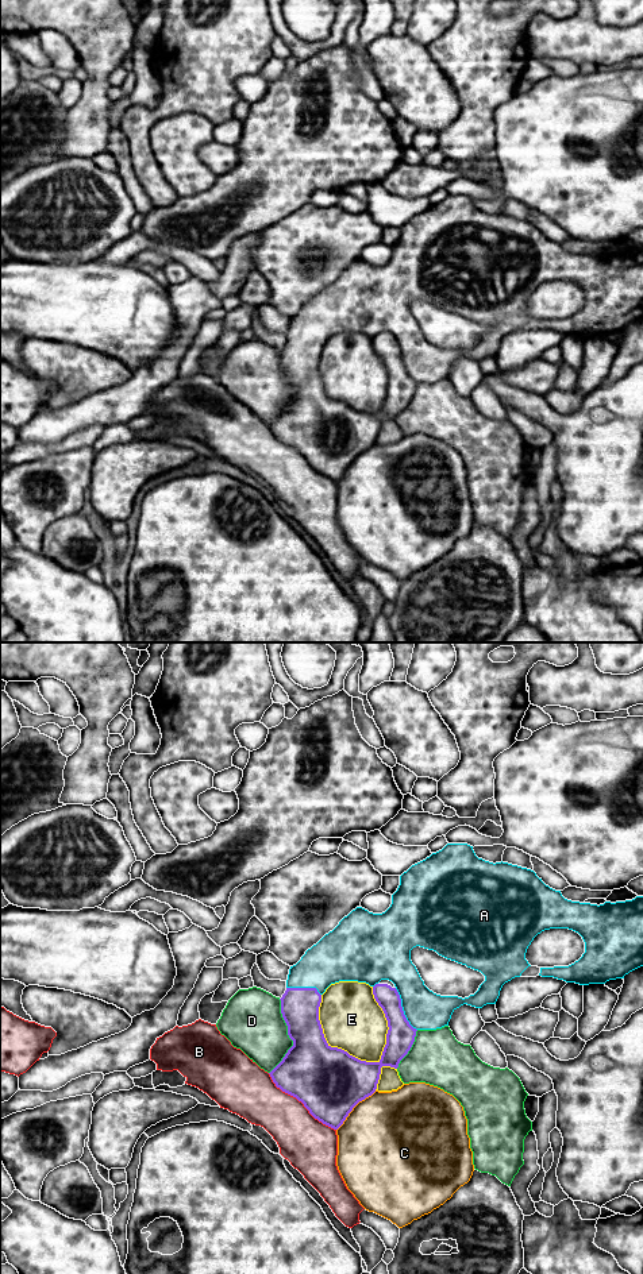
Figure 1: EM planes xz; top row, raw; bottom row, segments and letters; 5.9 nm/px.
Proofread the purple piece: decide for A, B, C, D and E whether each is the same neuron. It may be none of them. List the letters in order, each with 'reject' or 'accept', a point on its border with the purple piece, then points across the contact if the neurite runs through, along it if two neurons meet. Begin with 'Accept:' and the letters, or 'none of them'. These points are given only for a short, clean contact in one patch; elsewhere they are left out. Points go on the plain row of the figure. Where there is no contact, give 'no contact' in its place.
Accept: A
A: accept | xz (401, 362)
B: reject | xz (300, 452)
C: reject | xz (353, 459)
D: reject | xz (289, 389)
E: reject | xz (330, 398)

